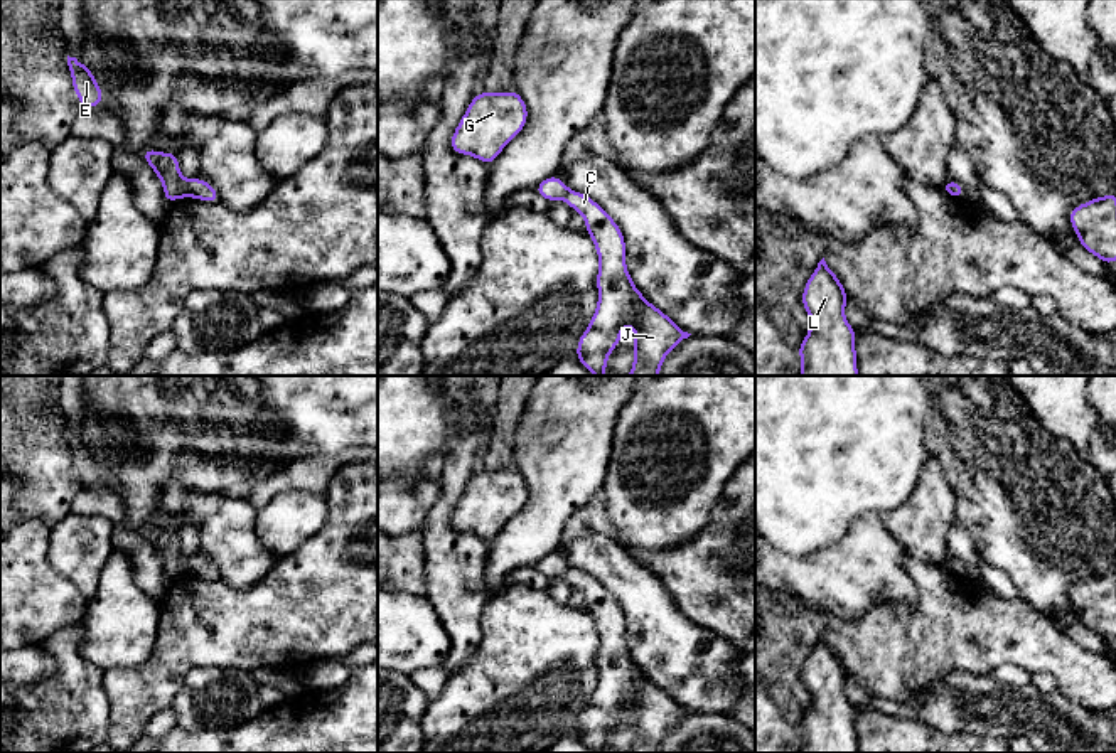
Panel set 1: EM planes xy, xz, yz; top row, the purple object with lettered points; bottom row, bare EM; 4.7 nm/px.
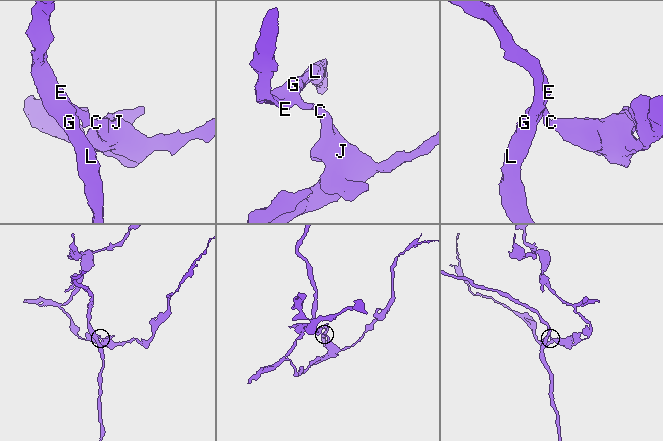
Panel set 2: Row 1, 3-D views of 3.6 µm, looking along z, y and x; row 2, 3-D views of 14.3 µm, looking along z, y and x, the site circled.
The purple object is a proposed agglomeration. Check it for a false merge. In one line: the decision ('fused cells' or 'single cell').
fused cells

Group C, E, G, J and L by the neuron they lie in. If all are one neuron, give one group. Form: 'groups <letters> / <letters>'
groups C J / E G L

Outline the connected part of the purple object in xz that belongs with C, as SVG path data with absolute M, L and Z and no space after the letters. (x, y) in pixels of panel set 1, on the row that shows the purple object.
M568 190L565 202L583 214L597 254L598 303L577 344L577 360L595 376L607 376L609 354L620 344L620 330L636 327L634 364L627 376L659 376L668 352L691 334L649 303L632 283L625 266L625 239L617 222L592 199Z

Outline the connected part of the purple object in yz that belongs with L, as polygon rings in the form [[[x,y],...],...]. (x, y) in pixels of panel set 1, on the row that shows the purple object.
[[[824,258],[809,276],[801,302],[811,317],[811,328],[797,347],[802,360],[799,376],[858,376],[855,350],[856,334],[845,318],[848,295],[840,278],[828,268]]]

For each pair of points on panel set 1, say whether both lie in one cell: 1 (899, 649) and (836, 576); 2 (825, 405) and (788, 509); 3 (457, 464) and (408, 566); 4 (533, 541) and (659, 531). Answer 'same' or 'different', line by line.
1: different
2: same
3: different
4: different

